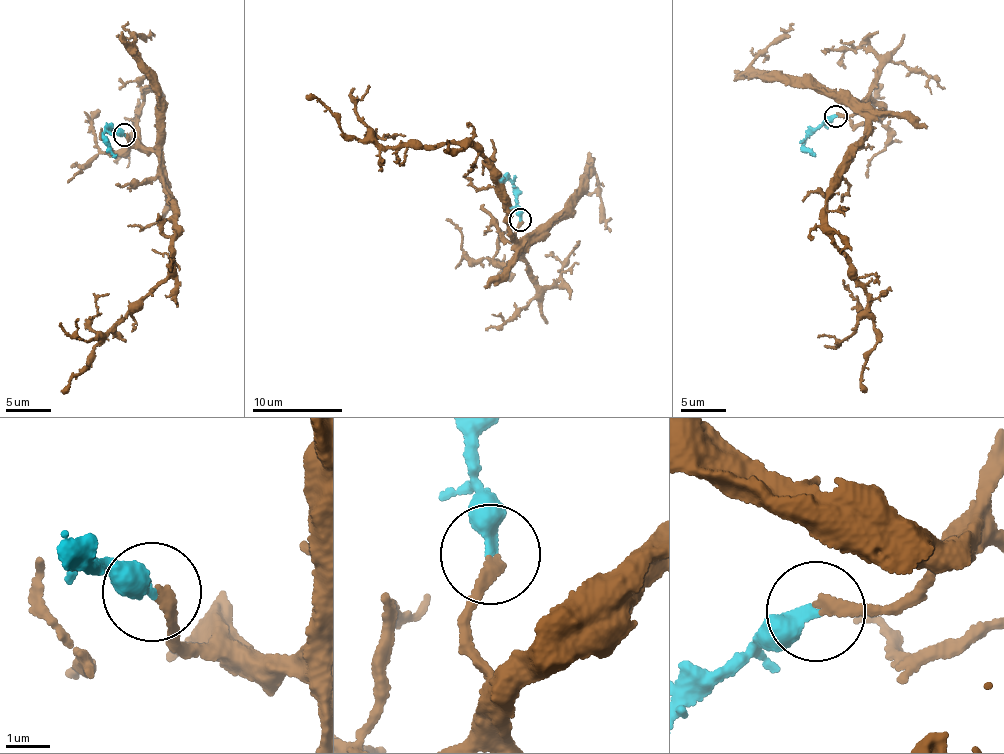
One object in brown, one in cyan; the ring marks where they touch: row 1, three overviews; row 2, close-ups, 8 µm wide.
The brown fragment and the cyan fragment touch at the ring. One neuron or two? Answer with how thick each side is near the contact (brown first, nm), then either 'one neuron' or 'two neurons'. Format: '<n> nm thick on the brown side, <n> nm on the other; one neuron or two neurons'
200 nm thick on the brown side, 360 nm on the other; one neuron

